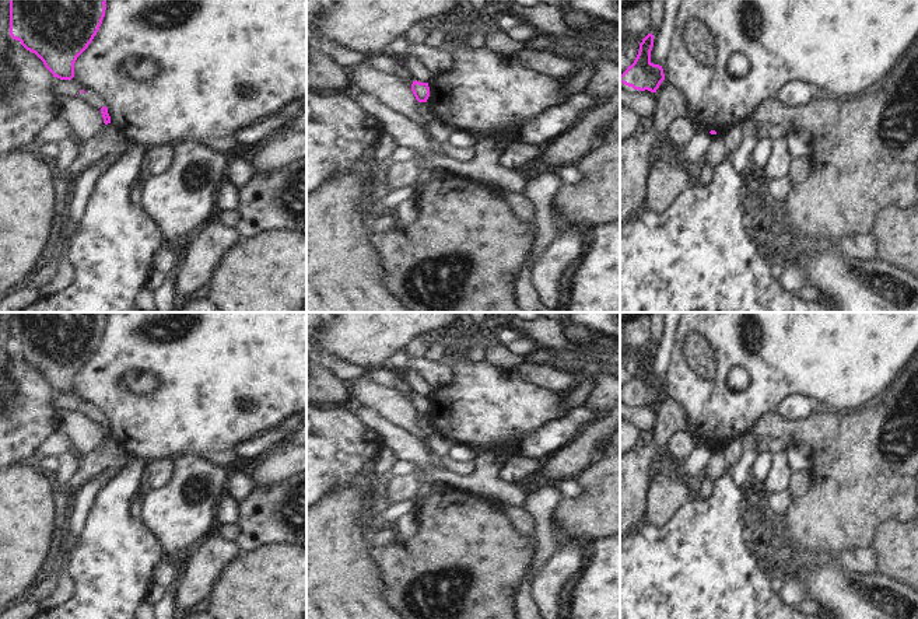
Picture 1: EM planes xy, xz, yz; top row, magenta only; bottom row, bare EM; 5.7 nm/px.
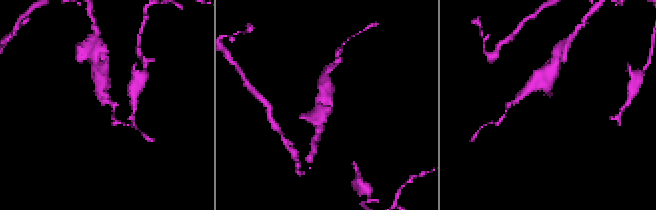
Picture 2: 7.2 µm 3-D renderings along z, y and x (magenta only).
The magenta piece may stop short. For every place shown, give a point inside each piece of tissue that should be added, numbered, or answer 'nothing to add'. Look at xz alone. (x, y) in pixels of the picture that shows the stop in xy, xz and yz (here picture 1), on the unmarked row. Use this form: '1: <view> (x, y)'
nothing to add

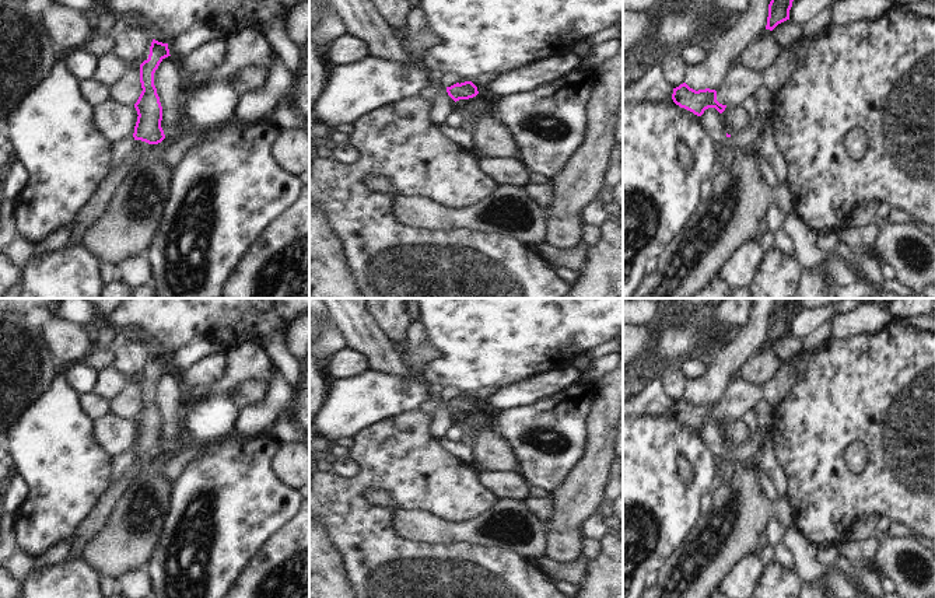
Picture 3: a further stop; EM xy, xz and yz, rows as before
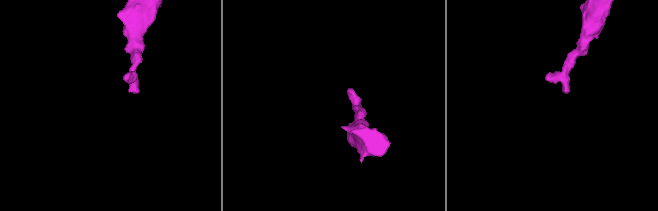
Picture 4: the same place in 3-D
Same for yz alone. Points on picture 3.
nothing to add

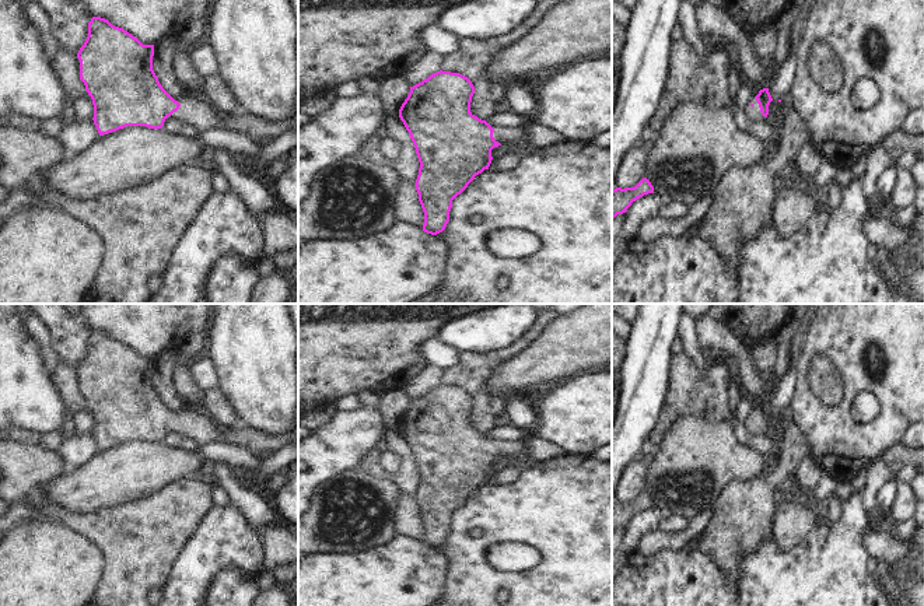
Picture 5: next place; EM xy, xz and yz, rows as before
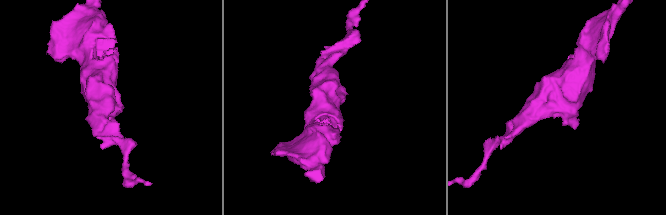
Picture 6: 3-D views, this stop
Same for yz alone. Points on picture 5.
1: yz (753, 426)

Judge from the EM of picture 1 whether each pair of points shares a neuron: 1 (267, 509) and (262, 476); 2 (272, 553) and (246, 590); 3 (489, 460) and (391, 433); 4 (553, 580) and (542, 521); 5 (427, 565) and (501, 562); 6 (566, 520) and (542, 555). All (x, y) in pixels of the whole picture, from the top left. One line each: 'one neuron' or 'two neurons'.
1: two neurons
2: one neuron
3: one neuron
4: two neurons
5: one neuron
6: two neurons

